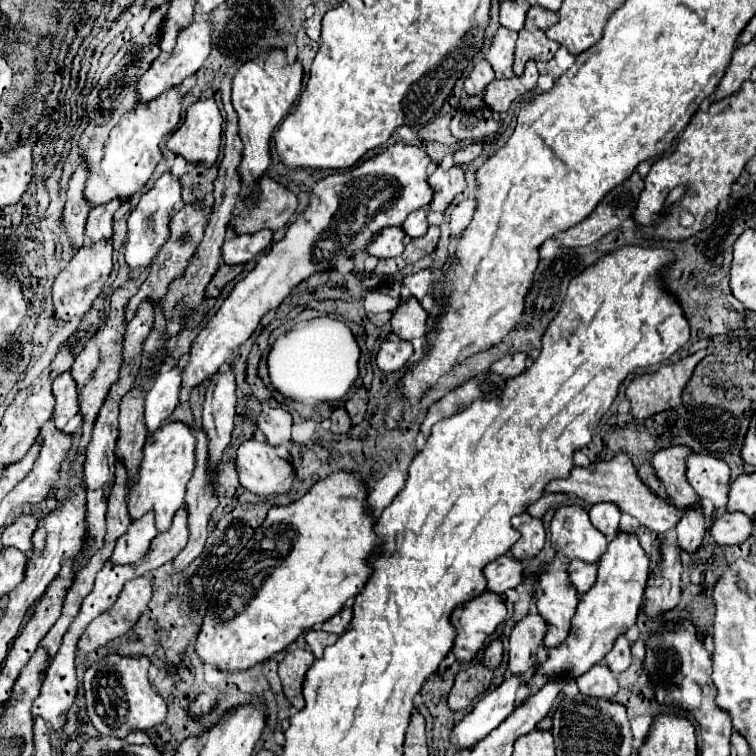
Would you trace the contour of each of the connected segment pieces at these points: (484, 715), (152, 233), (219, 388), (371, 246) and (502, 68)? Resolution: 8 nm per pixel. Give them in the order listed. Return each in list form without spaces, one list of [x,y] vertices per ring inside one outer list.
[[[509,676],[501,682],[501,686],[489,694],[485,694],[475,708],[463,716],[451,730],[451,744],[459,748],[471,748],[481,738],[485,738],[491,730],[495,730],[513,710],[517,700],[517,690],[521,686],[519,676]]]
[[[165,172],[153,184],[153,188],[141,196],[139,204],[133,208],[133,212],[129,216],[129,222],[127,222],[129,224],[129,232],[127,232],[125,260],[131,266],[131,278],[139,278],[139,274],[145,270],[145,266],[151,264],[155,254],[161,250],[163,242],[167,242],[171,214],[175,212],[175,208],[181,208],[181,206],[183,206],[181,184],[179,184],[179,178],[171,176],[171,172]]]
[[[231,370],[217,372],[207,386],[203,402],[203,432],[209,438],[211,470],[217,470],[217,462],[225,446],[231,442],[235,416],[235,376]]]
[[[391,226],[391,230],[381,230],[369,244],[367,244],[367,252],[371,256],[377,258],[395,258],[399,254],[403,254],[403,230],[399,226]]]
[[[499,28],[491,40],[491,46],[485,54],[485,60],[493,66],[497,78],[511,78],[513,76],[513,50],[517,42],[517,32]]]

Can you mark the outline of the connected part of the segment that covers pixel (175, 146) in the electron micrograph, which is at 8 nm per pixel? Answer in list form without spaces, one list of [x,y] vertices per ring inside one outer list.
[[[213,98],[199,100],[187,108],[181,126],[167,140],[167,148],[187,162],[211,166],[217,160],[221,144],[223,118]]]

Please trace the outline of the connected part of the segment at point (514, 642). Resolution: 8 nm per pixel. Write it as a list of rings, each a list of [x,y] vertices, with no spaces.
[[[529,614],[515,624],[509,636],[509,662],[511,674],[525,674],[537,662],[537,648],[543,644],[547,624],[539,614]]]

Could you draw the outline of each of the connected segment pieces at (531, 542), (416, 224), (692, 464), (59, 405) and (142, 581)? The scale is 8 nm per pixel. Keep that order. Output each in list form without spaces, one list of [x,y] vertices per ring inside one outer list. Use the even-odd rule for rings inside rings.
[[[519,514],[519,516],[511,518],[511,524],[521,534],[521,538],[519,538],[519,542],[515,542],[515,546],[511,546],[509,552],[515,556],[515,560],[533,558],[545,544],[543,522],[529,514]]]
[[[419,208],[415,212],[411,212],[407,216],[407,220],[403,222],[403,230],[407,236],[411,238],[417,238],[417,236],[423,236],[427,232],[429,224],[427,224],[427,210],[425,208]]]
[[[689,454],[687,472],[689,484],[701,498],[711,500],[717,510],[725,510],[727,492],[729,492],[729,466],[727,462],[707,456],[707,454]]]
[[[63,372],[59,378],[55,378],[55,382],[53,382],[53,394],[55,394],[53,422],[61,430],[79,412],[77,386],[71,380],[71,374],[69,372]]]
[[[141,576],[127,582],[111,610],[99,614],[99,618],[95,618],[87,626],[87,630],[81,634],[77,642],[77,648],[83,652],[91,652],[97,650],[99,646],[105,646],[113,638],[123,636],[127,630],[135,626],[139,614],[147,608],[151,594],[153,590],[149,578]]]

